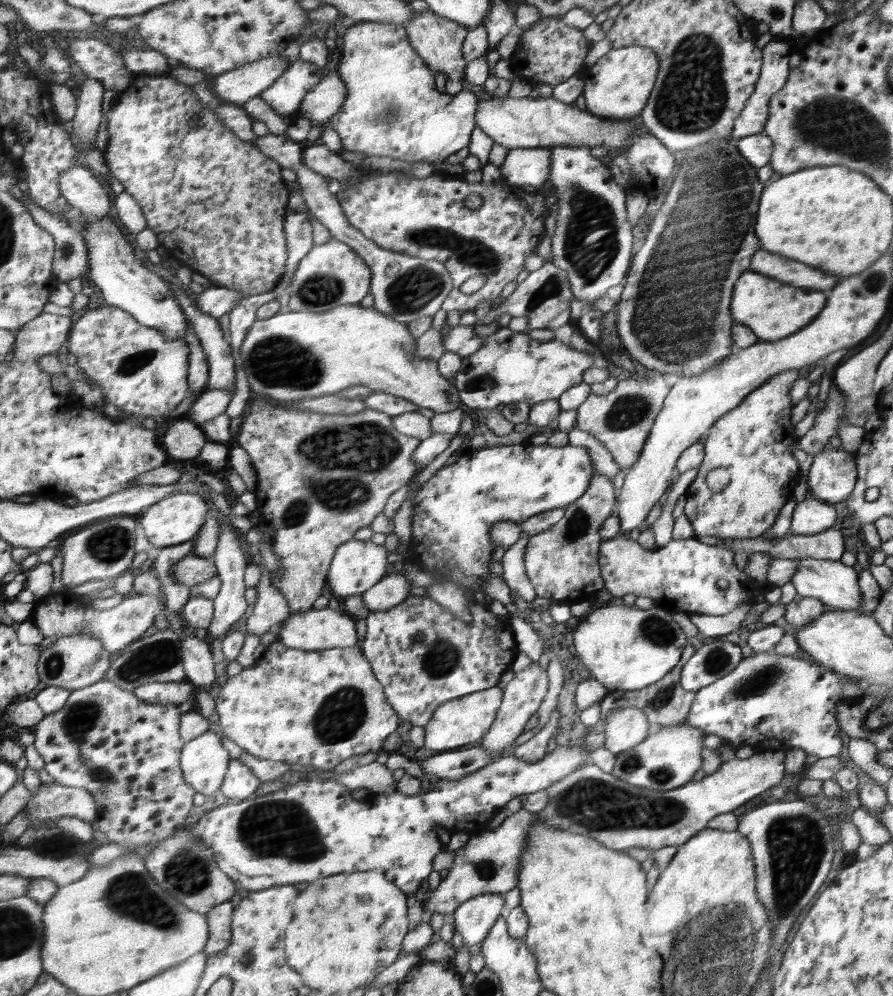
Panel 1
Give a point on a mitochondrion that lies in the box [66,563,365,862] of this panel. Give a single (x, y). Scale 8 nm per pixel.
(155, 658)

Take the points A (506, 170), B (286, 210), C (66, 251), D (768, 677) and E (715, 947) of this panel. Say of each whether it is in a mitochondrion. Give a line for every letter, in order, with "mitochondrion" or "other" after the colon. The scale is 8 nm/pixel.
A: other
B: other
C: other
D: mitochondrion
E: mitochondrion

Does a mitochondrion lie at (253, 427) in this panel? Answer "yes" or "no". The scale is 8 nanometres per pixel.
no

